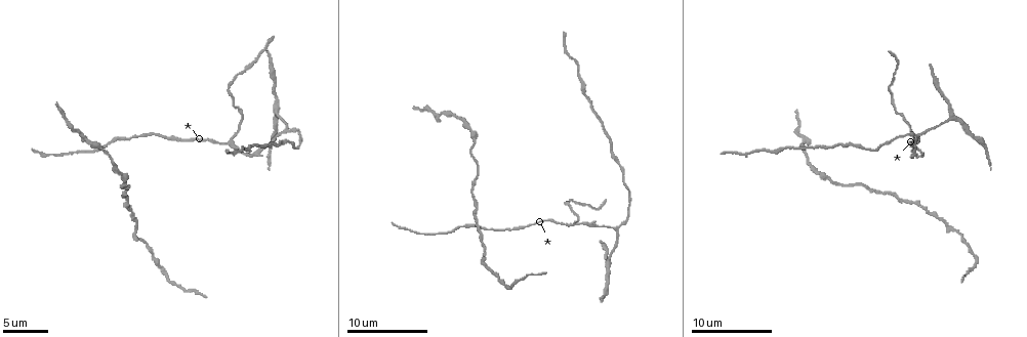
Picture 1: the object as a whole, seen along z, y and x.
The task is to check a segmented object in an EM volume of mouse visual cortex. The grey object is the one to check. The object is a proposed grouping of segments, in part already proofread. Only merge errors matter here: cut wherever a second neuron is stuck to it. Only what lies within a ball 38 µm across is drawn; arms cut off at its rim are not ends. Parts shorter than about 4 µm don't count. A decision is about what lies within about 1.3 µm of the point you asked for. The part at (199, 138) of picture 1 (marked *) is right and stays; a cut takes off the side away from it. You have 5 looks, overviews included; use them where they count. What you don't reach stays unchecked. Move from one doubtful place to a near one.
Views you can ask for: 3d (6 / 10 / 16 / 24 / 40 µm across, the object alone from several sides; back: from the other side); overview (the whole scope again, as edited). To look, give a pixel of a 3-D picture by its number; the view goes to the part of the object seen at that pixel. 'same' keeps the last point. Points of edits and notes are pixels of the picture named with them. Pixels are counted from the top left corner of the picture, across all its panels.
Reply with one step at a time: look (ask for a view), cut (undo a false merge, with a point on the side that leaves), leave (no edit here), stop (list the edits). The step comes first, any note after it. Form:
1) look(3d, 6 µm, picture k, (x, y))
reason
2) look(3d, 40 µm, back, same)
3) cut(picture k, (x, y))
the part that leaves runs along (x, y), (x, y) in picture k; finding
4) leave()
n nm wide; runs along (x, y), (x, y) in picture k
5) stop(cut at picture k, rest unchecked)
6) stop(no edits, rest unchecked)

look(3d, 10 µm, picture 1, (618, 226))
three-way junction

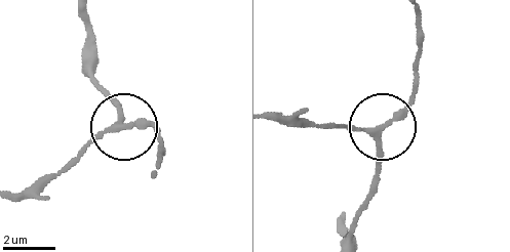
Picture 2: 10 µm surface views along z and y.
look(3d, 6 µm, picture 2, (378, 129))

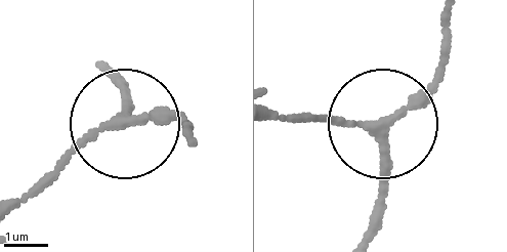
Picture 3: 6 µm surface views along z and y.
leave()
side arm 14 µm; runs along (20, 203), (120, 123), (120, 75) in picture 3; all the same neuron

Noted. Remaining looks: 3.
look(3d, 16 µm, picture 1, (570, 224))
arms part here

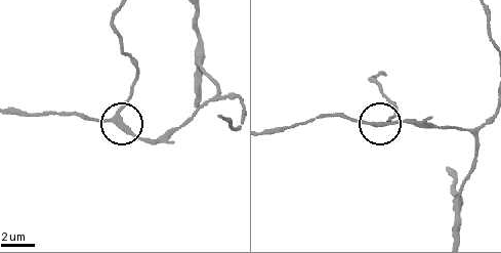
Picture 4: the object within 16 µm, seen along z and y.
leave()
side arm 17 µm; runs along (319, 118), (342, 114), (375, 122), (394, 118) in picture 4; continuous, no second neuron

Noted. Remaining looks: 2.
look(3d, 6 µm, picture 1, (440, 113))
three arms meet

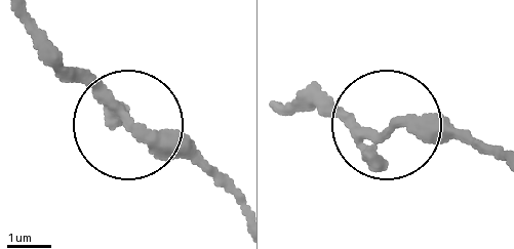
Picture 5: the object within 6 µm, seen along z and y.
look(3d, 6 µm, back, picture 5, (122, 118))

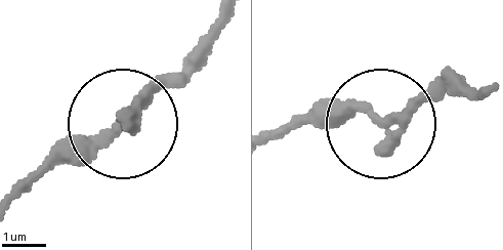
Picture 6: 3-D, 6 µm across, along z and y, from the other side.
leave()
3 arms; all the same neuron

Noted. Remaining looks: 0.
stop(no edits, rest unchecked)

